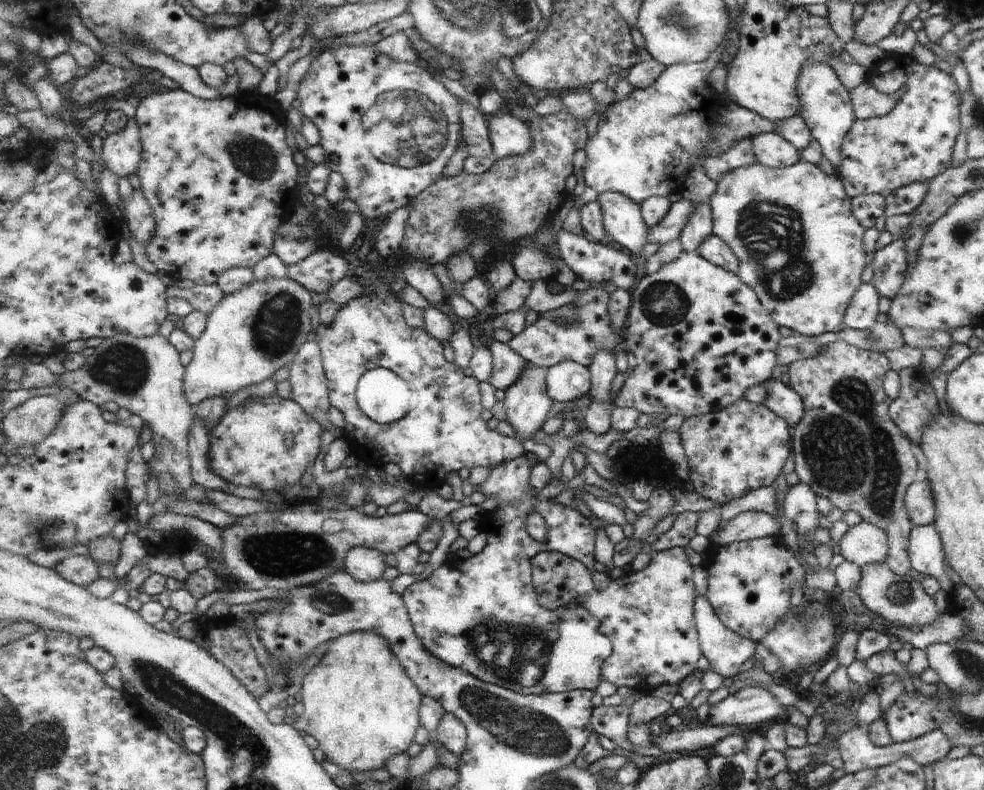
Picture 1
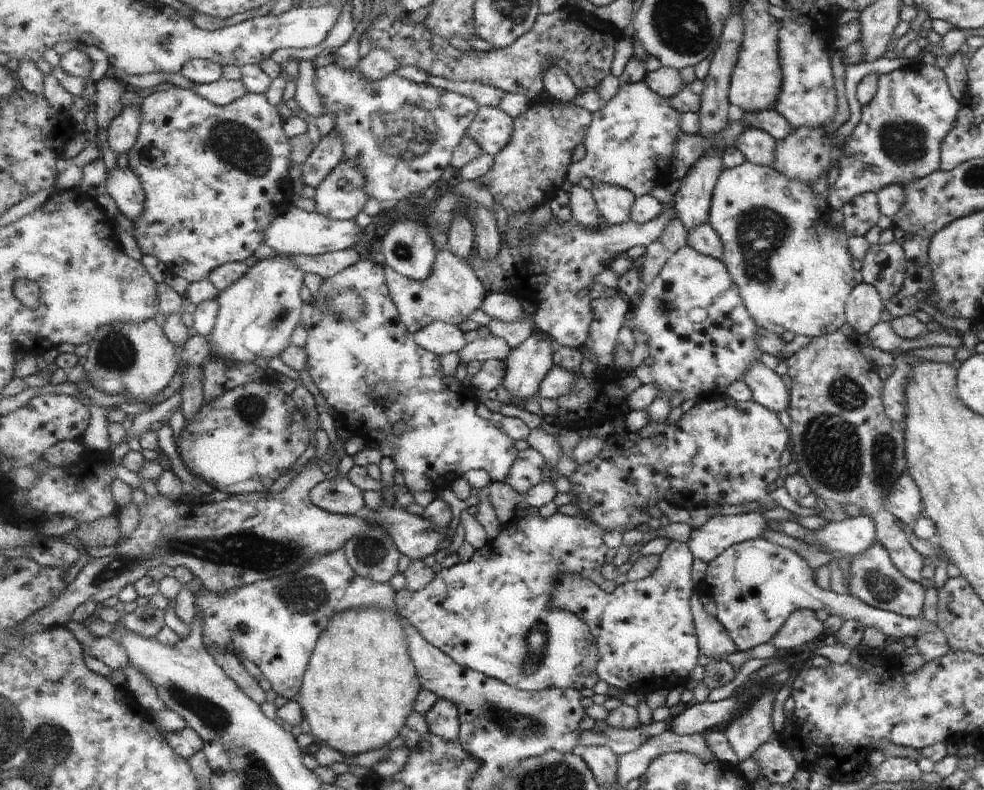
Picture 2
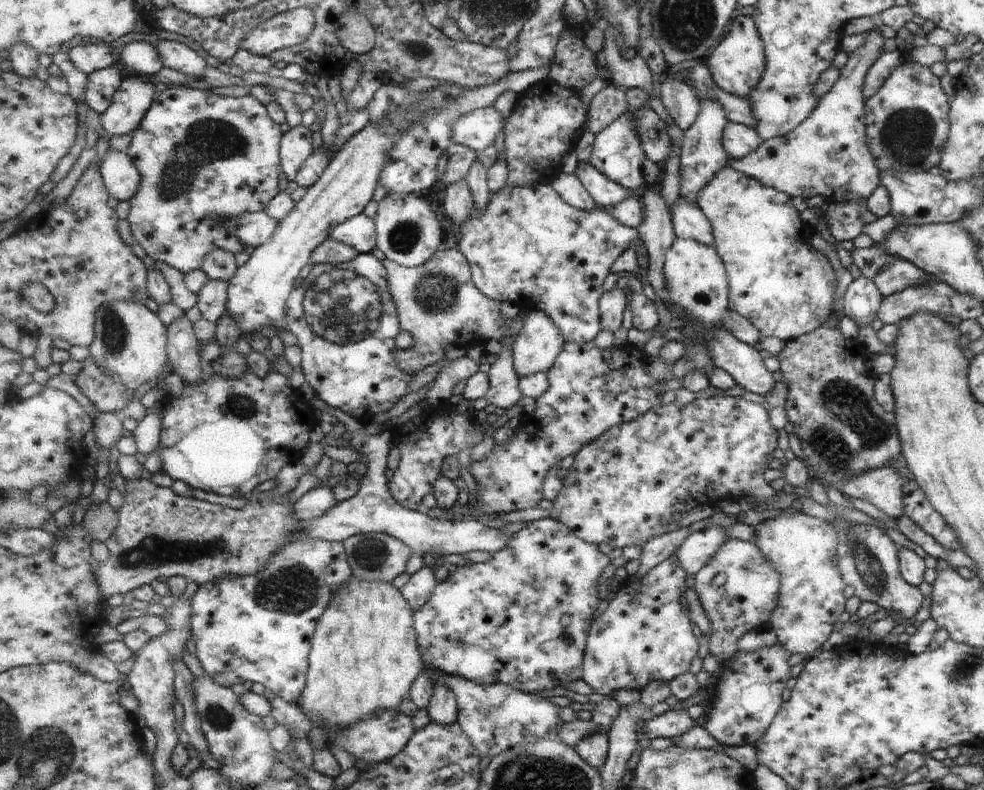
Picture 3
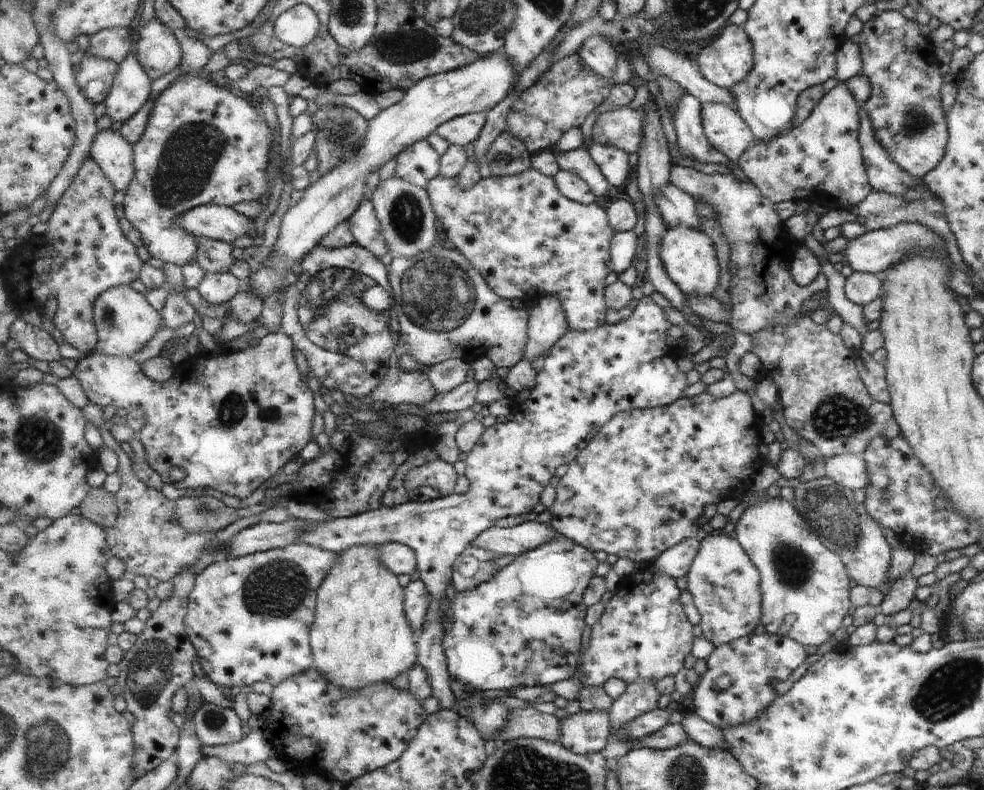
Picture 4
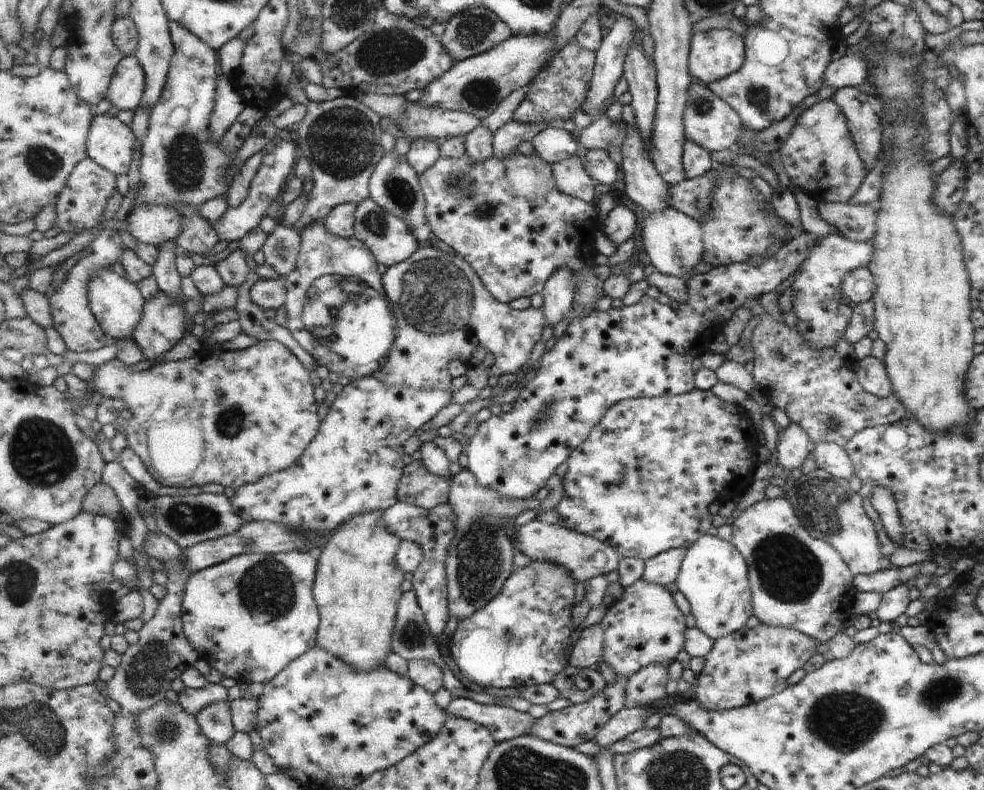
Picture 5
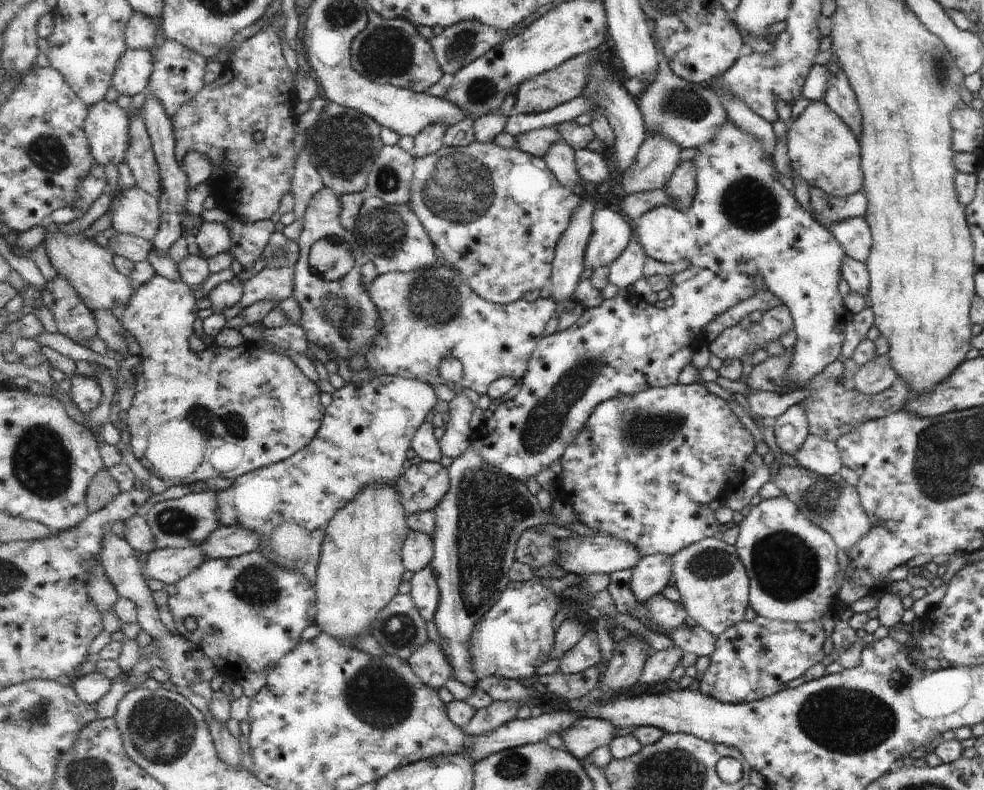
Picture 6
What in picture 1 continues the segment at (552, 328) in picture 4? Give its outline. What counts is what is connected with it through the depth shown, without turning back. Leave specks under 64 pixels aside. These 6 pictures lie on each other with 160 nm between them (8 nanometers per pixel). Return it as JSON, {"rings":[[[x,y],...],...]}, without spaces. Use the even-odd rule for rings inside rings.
{"rings":[[[527,363],[526,369],[505,391],[507,422],[515,429],[515,437],[531,439],[550,417],[553,399],[546,383],[548,368]]]}

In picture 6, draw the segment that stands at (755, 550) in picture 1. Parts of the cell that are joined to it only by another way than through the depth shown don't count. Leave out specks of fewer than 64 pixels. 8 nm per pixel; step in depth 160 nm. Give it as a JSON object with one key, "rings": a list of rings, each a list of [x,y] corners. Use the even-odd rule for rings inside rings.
{"rings":[[[709,537],[672,556],[674,585],[679,589],[688,614],[718,637],[745,620],[750,605],[751,579],[736,545]]]}

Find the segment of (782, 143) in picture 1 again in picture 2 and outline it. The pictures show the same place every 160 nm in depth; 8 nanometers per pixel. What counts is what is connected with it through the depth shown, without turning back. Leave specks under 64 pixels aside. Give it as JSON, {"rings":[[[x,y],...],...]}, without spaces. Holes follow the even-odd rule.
{"rings":[[[747,129],[747,132],[743,132],[743,136],[735,142],[735,147],[743,152],[748,162],[770,167],[773,164],[775,142],[766,131]]]}

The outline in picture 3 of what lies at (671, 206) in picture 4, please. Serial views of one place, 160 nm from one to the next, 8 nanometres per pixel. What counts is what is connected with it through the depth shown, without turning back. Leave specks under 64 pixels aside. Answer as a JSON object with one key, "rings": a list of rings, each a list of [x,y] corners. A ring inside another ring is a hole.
{"rings":[[[680,197],[672,204],[672,223],[677,237],[715,247],[715,235],[711,221],[695,202]]]}

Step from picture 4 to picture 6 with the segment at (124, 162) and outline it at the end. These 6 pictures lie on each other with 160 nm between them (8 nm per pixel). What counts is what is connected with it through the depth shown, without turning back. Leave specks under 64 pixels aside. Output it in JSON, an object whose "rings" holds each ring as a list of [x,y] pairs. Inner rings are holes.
{"rings":[[[102,100],[97,105],[90,106],[89,110],[85,120],[85,130],[90,138],[91,152],[98,160],[98,164],[104,167],[125,162],[130,127],[130,116],[127,110],[117,106],[115,101],[109,102],[109,100]]]}

